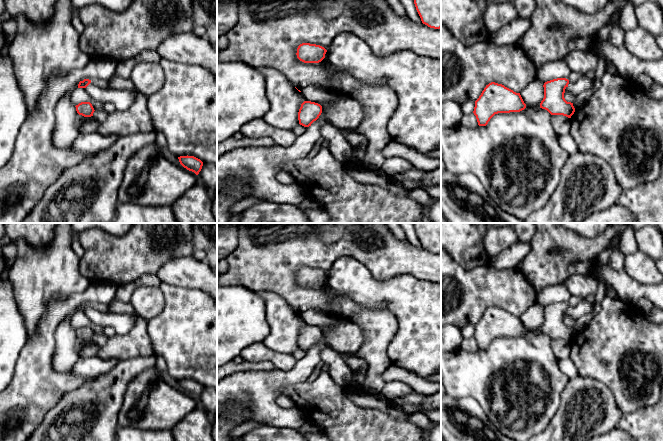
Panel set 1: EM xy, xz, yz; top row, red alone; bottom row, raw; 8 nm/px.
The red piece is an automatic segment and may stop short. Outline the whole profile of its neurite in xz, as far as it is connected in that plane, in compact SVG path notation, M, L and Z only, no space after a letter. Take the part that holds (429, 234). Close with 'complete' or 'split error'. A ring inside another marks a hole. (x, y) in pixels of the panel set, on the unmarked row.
M413 223L423 248L430 252L441 252L441 223Z; complete

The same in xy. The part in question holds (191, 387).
M180 380L178 381L180 388L189 395L194 396L196 399L202 393L203 386L194 380Z; complete

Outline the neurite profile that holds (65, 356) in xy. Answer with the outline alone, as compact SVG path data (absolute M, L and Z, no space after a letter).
M79 306L64 320L60 322L55 331L55 353L53 368L58 372L67 372L73 369L79 356L76 352L76 340L78 339L75 329L70 325L70 318L78 312Z

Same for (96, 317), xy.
M92 306L85 314L91 323L103 327L112 327L118 335L128 334L135 323L135 316L132 314L103 313Z

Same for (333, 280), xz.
M348 256L334 262L325 282L328 290L334 295L346 296L373 310L382 306L395 316L398 329L387 348L392 365L414 372L423 378L440 373L441 284L419 280L407 274L378 281L365 265Z

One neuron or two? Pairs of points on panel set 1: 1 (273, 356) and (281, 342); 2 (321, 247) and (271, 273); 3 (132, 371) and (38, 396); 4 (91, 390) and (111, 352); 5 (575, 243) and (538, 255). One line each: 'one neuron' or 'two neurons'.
1: two neurons
2: one neuron
3: two neurons
4: two neurons
5: one neuron

